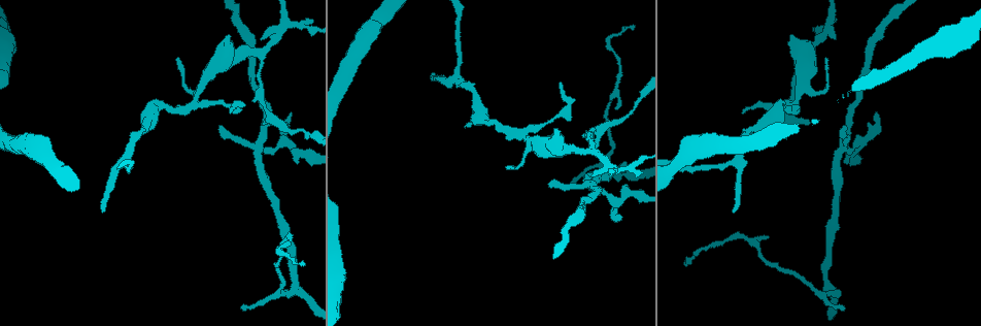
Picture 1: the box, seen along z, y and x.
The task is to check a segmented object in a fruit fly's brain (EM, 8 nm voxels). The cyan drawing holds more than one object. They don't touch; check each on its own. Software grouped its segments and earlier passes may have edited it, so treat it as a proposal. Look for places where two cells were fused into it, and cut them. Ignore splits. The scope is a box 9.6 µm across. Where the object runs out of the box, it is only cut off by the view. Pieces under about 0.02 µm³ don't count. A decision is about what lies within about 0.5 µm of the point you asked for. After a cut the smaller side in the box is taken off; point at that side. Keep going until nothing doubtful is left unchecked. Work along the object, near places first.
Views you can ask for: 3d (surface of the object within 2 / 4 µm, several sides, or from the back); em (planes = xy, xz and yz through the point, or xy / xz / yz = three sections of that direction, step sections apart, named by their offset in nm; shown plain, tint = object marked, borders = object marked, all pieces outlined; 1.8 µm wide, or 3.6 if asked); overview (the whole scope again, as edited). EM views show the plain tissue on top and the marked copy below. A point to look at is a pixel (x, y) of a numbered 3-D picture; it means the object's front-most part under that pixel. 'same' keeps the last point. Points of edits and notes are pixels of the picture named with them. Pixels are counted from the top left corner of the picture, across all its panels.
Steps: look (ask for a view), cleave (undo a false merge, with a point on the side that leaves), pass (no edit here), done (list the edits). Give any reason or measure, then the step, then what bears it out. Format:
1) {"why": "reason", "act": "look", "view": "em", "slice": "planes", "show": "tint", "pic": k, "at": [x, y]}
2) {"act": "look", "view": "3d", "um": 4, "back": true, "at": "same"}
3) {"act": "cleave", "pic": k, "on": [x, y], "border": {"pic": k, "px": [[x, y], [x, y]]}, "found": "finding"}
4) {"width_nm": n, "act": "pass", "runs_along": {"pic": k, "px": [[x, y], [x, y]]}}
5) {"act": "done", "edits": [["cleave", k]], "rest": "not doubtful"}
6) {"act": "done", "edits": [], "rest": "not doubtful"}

{"act": "look", "view": "3d", "um": 4, "pic": 1, "at": [844, 148]}

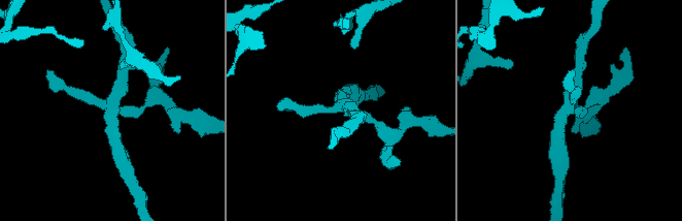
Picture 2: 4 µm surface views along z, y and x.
{"arms": 4, "act": "look", "view": "em", "slice": "xz", "step": 16, "show": "tint", "pic": 2, "at": [567, 109]}

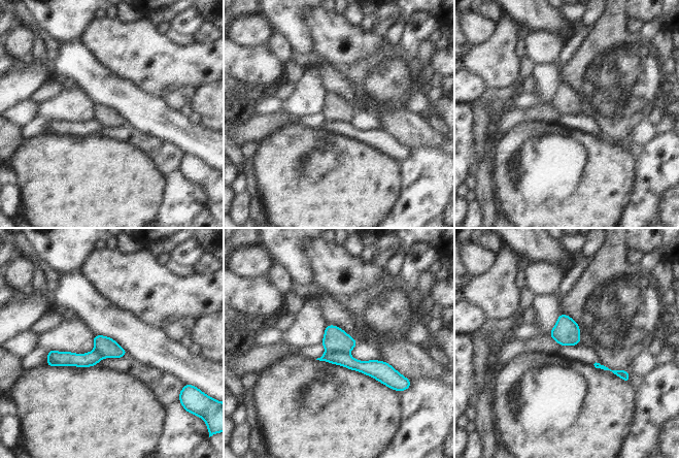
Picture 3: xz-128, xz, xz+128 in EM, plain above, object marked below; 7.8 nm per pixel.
{"why": "cut it another way", "act": "look", "view": "em", "slice": "planes", "show": "tint", "at": "same"}

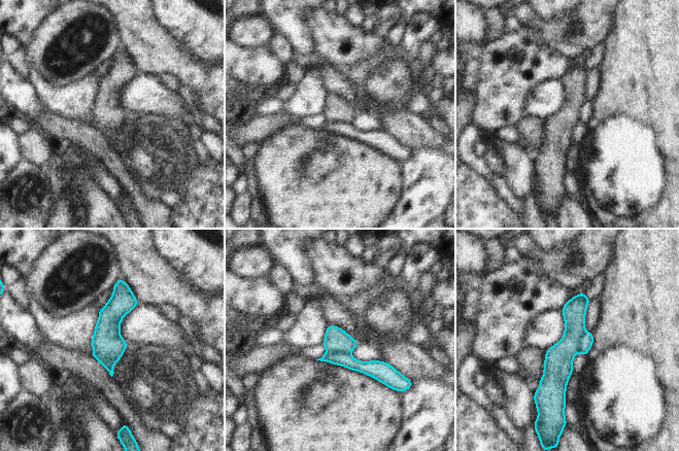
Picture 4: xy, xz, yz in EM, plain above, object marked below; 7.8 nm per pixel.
{"width_nm": 220, "act": "cleave", "pic": 4, "on": [341, 358], "border": {"pic": 4, "px": [[327, 351], [345, 351], [349, 354]]}, "found": "two cells meet here"}

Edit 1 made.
{"why": "thick turns thin", "act": "look", "view": "3d", "um": 4, "pic": 1, "at": [587, 150]}

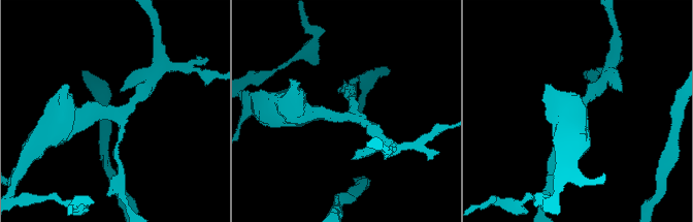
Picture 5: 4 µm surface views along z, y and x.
{"act": "look", "view": "em", "slice": "planes", "show": "tint", "pic": 5, "at": [114, 113]}

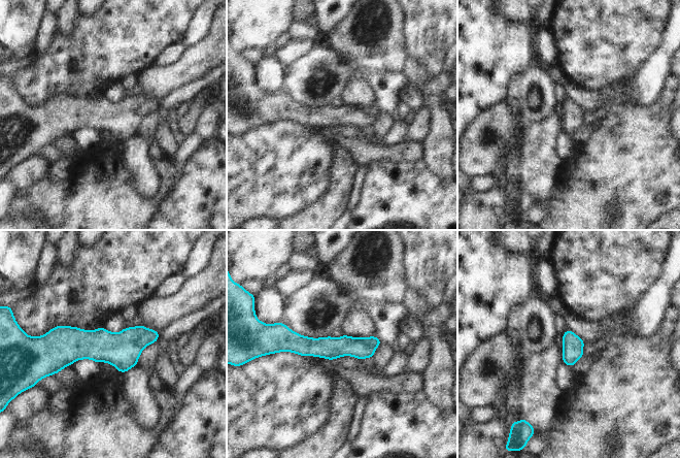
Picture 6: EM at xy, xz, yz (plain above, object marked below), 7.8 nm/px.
{"width_nm": 160, "act": "pass", "runs_along": {"pic": 6, "px": [[156, 334], [130, 342], [49, 340]]}, "found": "one cell here"}

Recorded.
{"why": "arms part here", "act": "look", "view": "em", "slice": "planes", "show": "tint", "pic": 1, "at": [828, 26]}

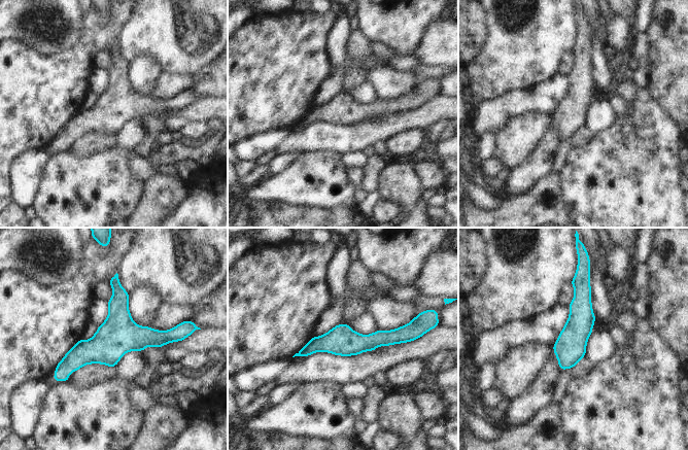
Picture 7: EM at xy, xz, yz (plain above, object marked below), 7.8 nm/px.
{"act": "pass", "found": "all the same cell"}

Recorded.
{"why": "two arms in line, one across", "act": "look", "view": "3d", "um": 4, "pic": 1, "at": [457, 79]}

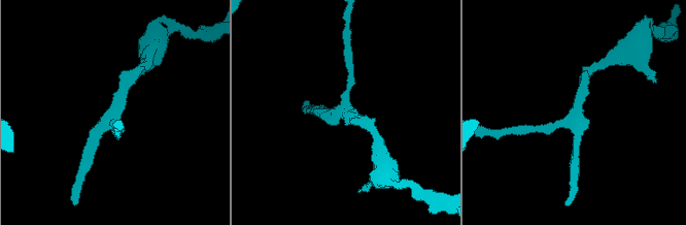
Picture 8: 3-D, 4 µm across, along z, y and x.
{"arms": 3, "why": "shape alone is not enough", "act": "look", "view": "em", "slice": "xy", "step": 4, "show": "tint", "pic": 8, "at": [577, 112]}

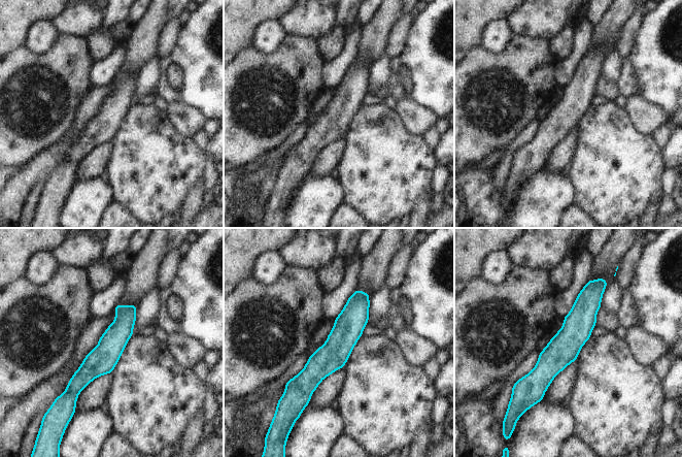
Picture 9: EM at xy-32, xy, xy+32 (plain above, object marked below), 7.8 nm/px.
{"why": "another direction", "act": "look", "view": "em", "slice": "planes", "show": "tint", "at": "same"}

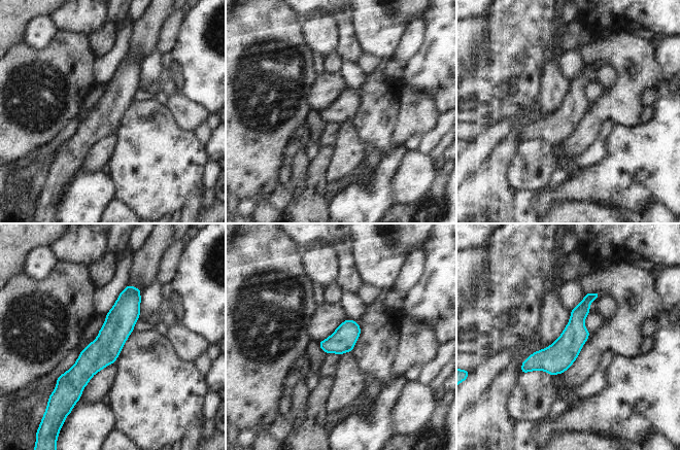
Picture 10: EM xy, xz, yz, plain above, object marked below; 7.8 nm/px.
{"act": "pass", "runs_along": {"pic": 10, "px": [[137, 290], [78, 375], [78, 391]]}, "found": "continuous, no second cell"}

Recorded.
{"why": "arms part here", "act": "look", "view": "3d", "um": 2, "pic": 1, "at": [191, 103]}

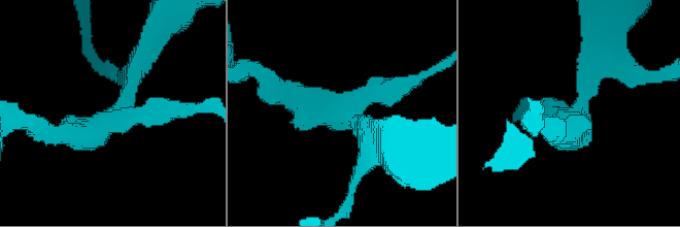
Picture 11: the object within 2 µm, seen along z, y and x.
{"act": "look", "view": "em", "um": 3.6, "slice": "planes", "show": "borders", "pic": 11, "at": [571, 114]}

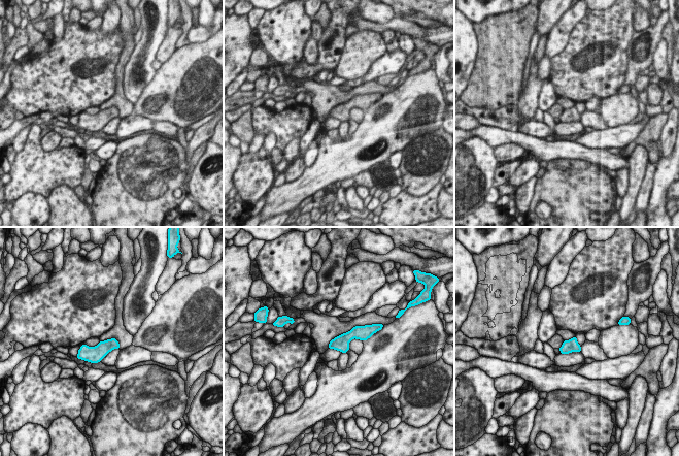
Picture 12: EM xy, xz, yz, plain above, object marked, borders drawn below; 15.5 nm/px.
{"width_nm": 190, "act": "pass", "found": "continuous, no second cell"}

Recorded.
{"act": "done", "edits": [["cleave", 4]], "rest": "not doubtful"}

